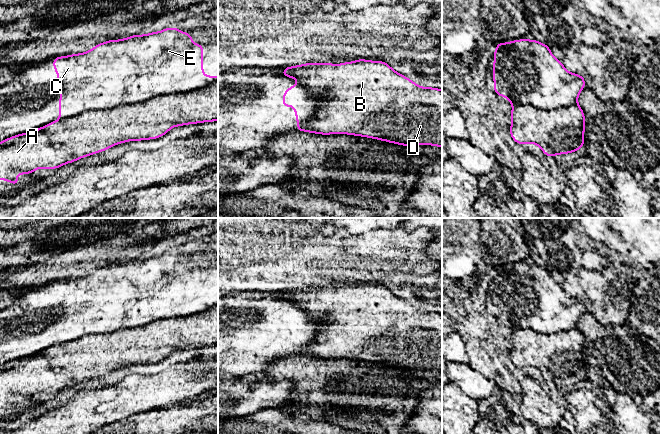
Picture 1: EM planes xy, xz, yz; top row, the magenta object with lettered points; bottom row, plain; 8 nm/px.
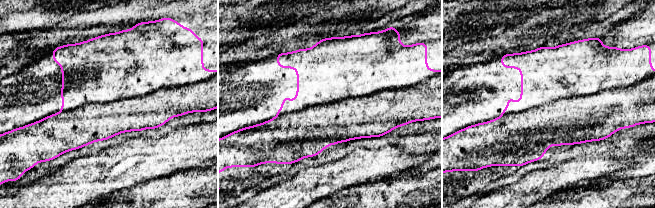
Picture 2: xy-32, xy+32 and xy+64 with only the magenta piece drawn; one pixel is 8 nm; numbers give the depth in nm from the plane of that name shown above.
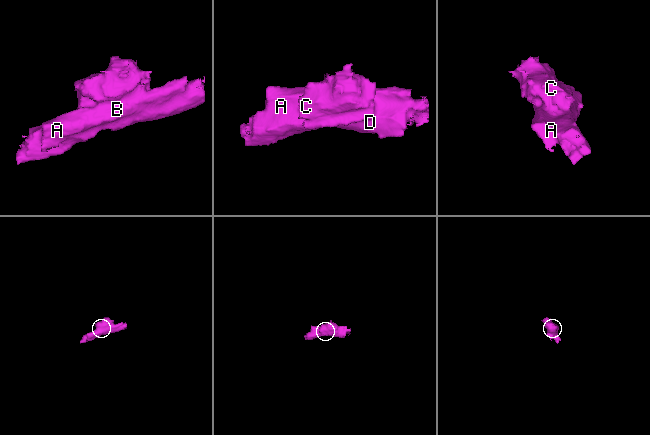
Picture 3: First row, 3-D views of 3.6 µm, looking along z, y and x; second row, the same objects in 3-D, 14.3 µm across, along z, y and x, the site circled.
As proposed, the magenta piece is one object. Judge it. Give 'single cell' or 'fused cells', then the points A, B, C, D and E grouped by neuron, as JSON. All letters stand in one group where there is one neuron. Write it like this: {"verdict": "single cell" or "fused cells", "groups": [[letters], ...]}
{"verdict": "fused cells", "groups": [["A", "B", "D"], ["C", "E"]]}

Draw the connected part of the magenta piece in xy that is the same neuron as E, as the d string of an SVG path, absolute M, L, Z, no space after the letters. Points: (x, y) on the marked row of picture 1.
M170 27L161 32L106 41L86 53L53 58L53 67L58 75L60 88L60 119L73 117L89 110L143 103L159 95L188 92L218 80L218 76L203 75L203 45L192 44L192 40L192 34Z

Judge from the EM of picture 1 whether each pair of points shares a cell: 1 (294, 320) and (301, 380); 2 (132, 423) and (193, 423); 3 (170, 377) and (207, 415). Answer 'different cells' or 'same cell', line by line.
1: different cells
2: same cell
3: different cells

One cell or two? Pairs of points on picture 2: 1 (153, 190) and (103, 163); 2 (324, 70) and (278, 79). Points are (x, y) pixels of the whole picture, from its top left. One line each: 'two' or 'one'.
1: two
2: one

